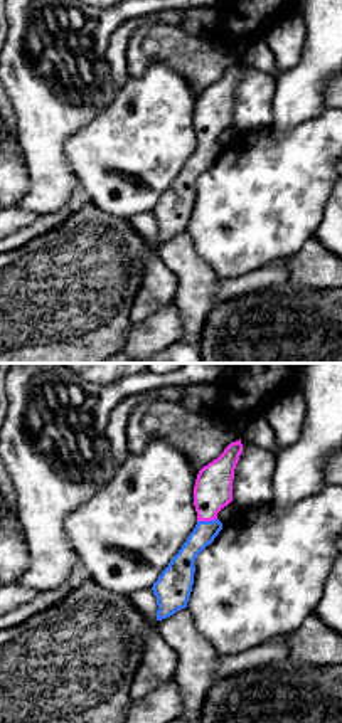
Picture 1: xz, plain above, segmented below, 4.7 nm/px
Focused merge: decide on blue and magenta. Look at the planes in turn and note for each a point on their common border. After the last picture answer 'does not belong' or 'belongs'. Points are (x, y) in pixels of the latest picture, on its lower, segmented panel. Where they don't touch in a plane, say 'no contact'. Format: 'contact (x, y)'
contact (206, 522)

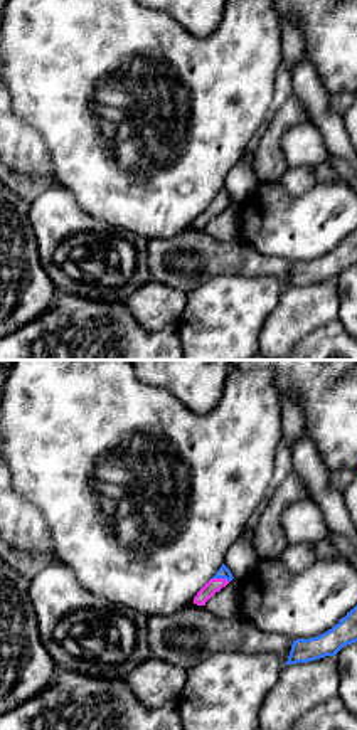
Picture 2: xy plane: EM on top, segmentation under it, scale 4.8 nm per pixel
contact (221, 577)

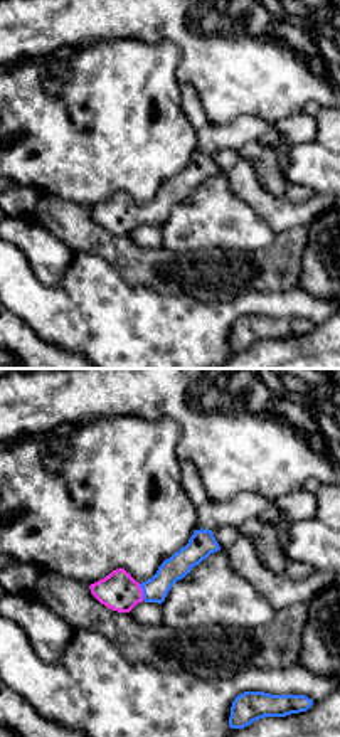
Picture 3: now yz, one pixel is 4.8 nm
contact (143, 593)

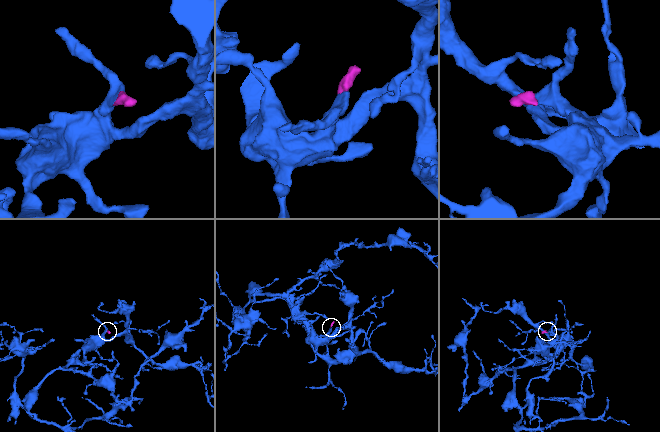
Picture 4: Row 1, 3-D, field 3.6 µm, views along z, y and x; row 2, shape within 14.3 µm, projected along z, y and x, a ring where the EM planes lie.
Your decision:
belongs

